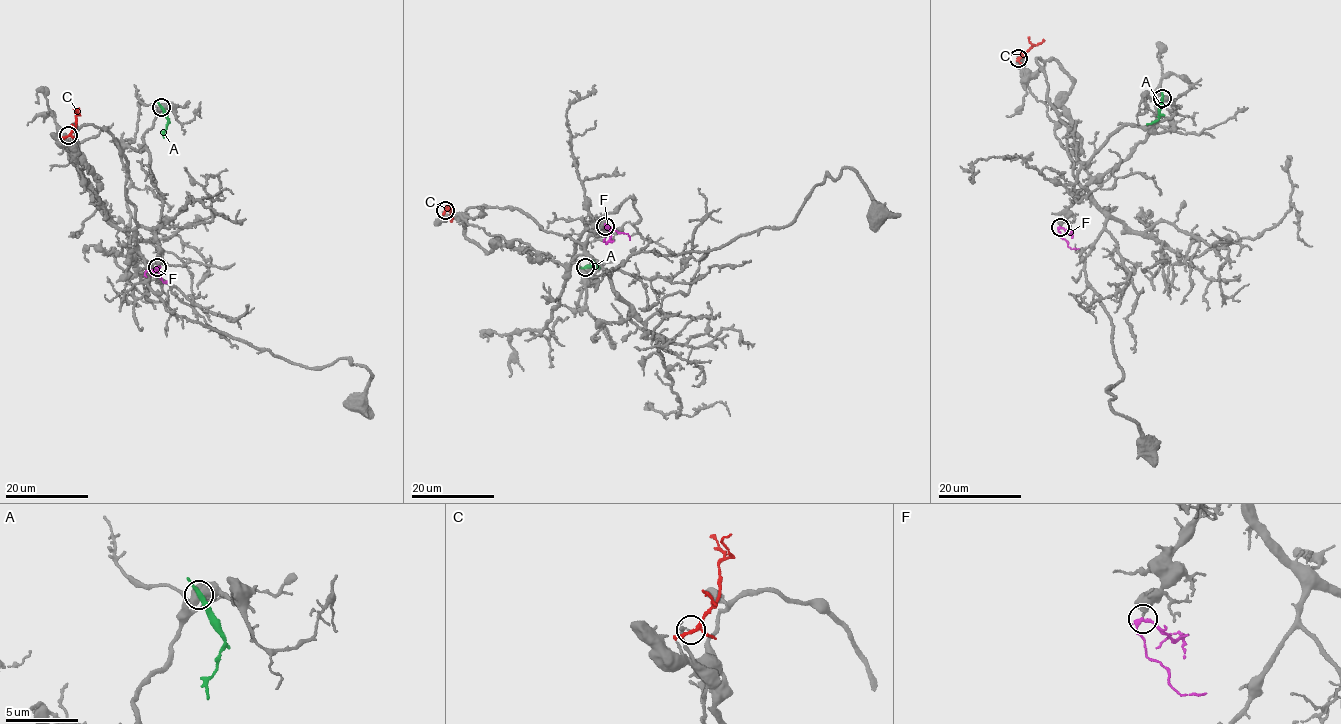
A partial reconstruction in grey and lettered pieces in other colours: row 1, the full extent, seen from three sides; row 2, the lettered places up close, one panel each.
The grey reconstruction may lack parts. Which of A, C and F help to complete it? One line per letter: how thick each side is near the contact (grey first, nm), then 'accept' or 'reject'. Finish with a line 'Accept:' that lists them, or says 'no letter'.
A: calibres 600 and 280 nm; reject
C: calibres 200 and 200 nm; reject
F: calibres 240 and 240 nm; accept
Accept: F

